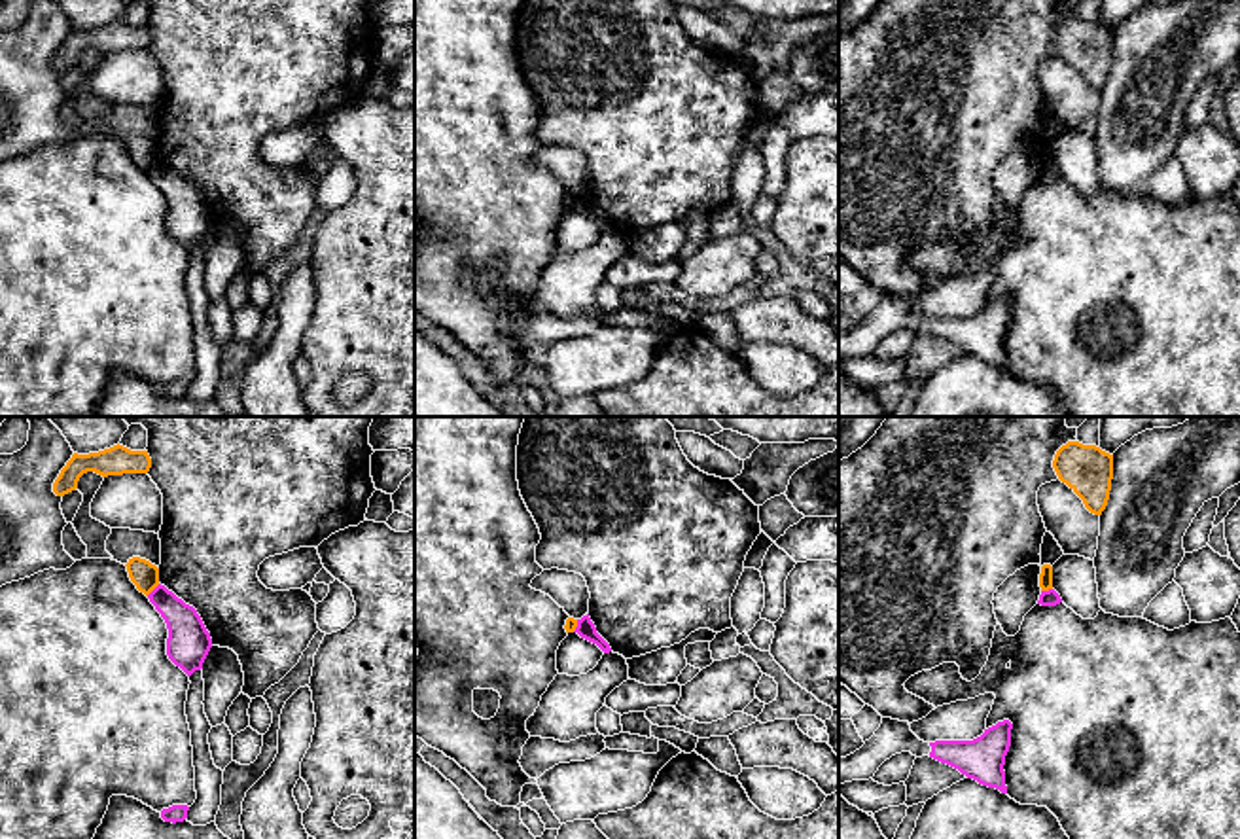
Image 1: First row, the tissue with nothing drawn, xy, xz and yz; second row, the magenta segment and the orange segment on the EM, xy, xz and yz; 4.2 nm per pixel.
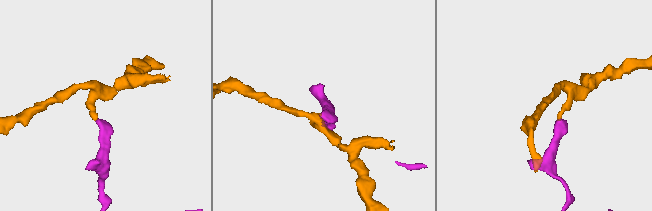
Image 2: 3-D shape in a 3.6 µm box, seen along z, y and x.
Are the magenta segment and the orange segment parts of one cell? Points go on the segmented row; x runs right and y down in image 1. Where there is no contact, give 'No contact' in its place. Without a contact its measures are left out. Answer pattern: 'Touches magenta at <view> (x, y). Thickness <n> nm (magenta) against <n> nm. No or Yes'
Touches magenta at xy (154, 589). Thickness 170 nm (magenta) against 120 nm. No

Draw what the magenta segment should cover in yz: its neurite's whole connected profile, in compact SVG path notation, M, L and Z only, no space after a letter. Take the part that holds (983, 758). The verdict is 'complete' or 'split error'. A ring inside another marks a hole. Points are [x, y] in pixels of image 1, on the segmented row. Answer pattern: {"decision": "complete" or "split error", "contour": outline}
{"decision": "split error", "contour": "M882 718L880 727L859 750L839 758L839 786L869 780L886 759L911 752L916 758L930 756L983 786L1007 794L1003 765L1011 746L1011 729L1013 723L1003 720L973 741L924 742L911 731L909 722Z"}

